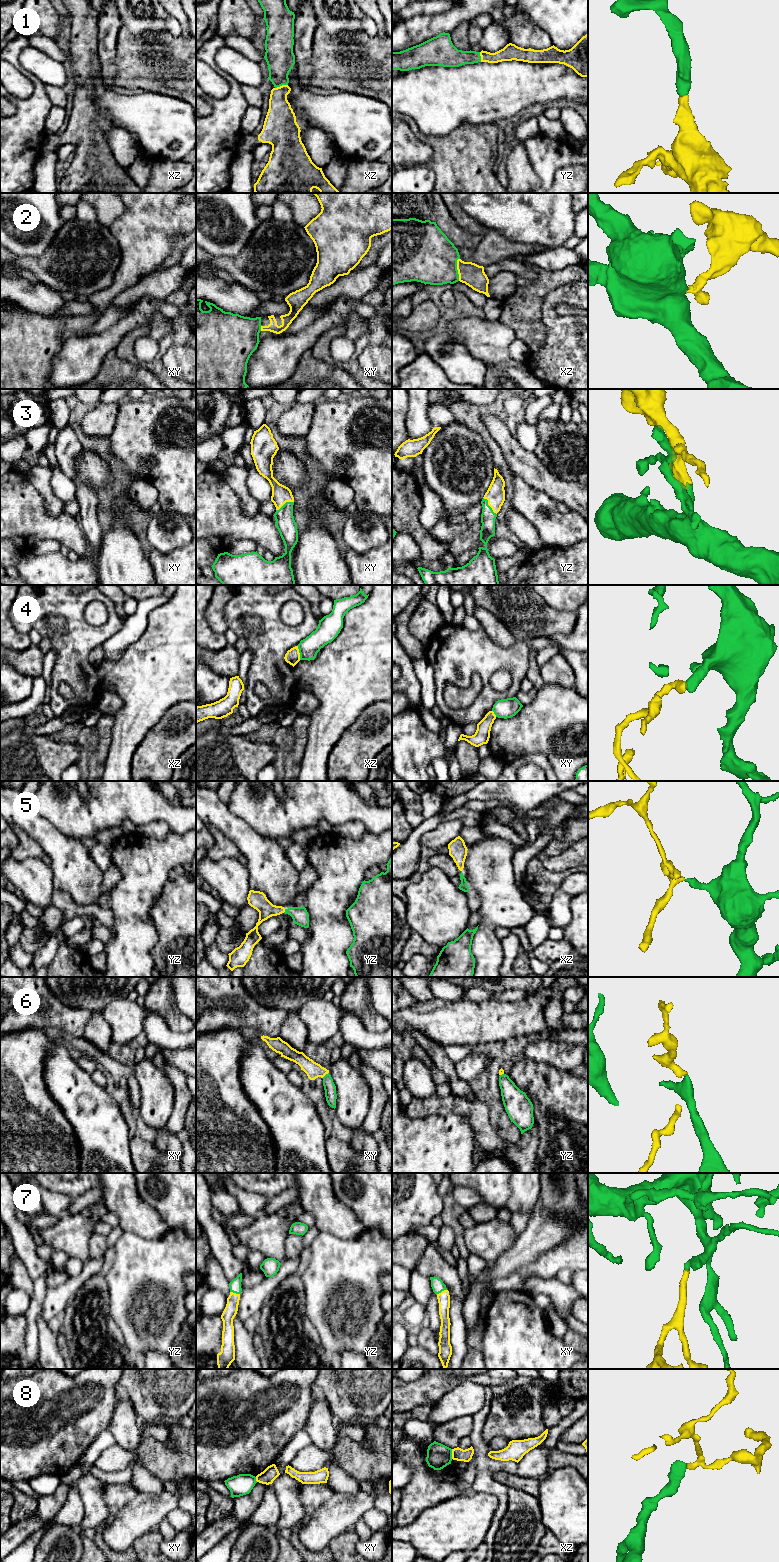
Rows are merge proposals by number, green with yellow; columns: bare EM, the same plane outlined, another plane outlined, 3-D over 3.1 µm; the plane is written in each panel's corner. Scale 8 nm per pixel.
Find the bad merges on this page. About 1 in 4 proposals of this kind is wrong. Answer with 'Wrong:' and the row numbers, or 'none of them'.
Wrong: 4, 8

